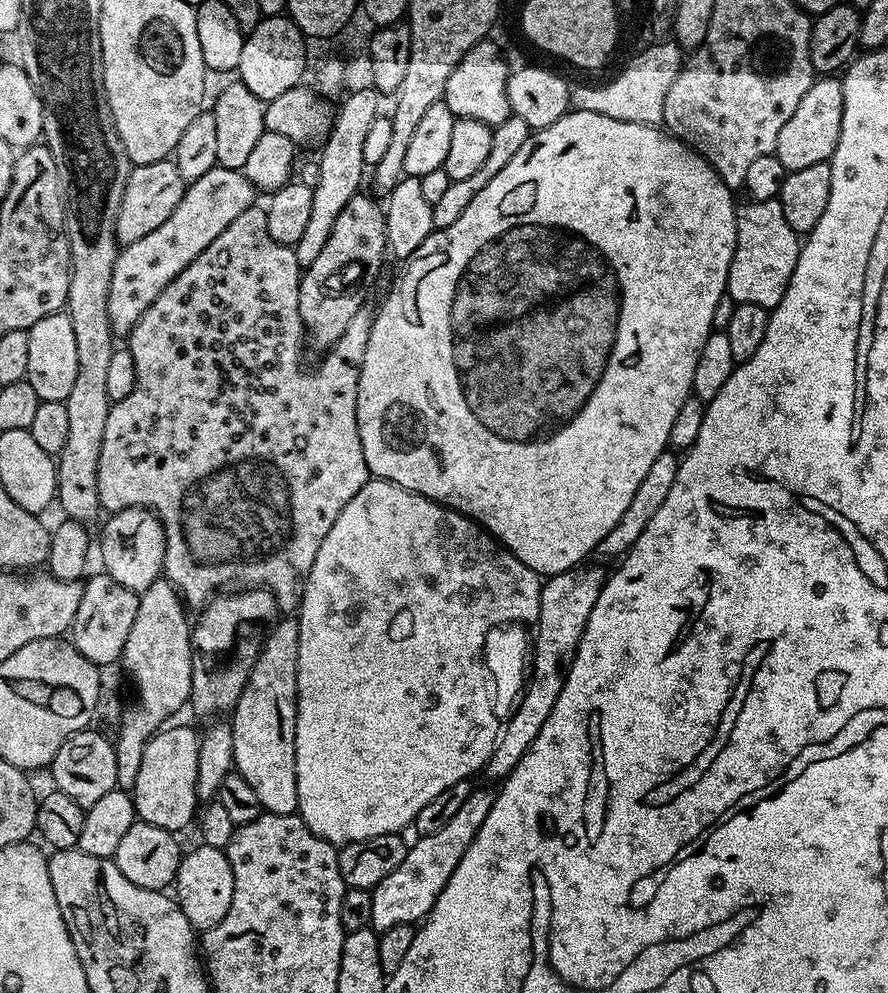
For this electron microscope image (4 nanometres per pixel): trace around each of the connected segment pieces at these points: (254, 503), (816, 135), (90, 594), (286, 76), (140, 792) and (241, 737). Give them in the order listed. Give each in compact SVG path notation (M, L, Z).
M260 206L242 210L242 214L238 214L238 218L234 218L234 222L230 222L230 226L226 226L226 230L222 230L222 234L218 234L218 238L214 238L214 242L210 242L210 246L206 246L206 250L202 250L202 254L198 254L198 258L194 258L194 262L190 262L190 266L186 266L186 270L182 270L182 274L175 276L166 286L166 290L162 290L162 294L158 294L158 298L154 298L154 302L150 302L146 314L142 314L142 318L138 318L138 322L133 326L126 340L126 347L134 358L134 372L136 374L134 390L130 390L130 394L126 394L126 398L113 403L110 414L106 418L106 434L102 437L102 454L98 458L98 494L100 495L101 509L108 514L121 512L127 508L148 508L155 512L162 522L164 537L166 538L163 575L175 586L177 592L180 593L181 600L184 601L189 609L203 609L208 601L213 599L221 590L269 588L274 594L276 607L281 613L295 613L300 607L300 599L308 581L310 566L314 566L314 558L318 558L318 546L322 546L322 538L326 538L326 534L330 534L330 526L334 526L334 518L338 518L338 514L342 514L346 502L350 502L350 498L354 498L354 494L358 494L358 490L362 490L362 486L366 486L370 479L370 473L366 466L366 454L362 454L362 438L358 434L356 403L358 402L360 367L366 358L366 342L370 342L370 330L372 329L372 321L374 319L373 309L370 310L371 307L368 306L360 308L354 318L354 322L350 322L350 326L346 326L346 334L342 334L342 338L338 338L338 342L334 347L327 349L328 364L321 366L320 376L311 376L310 373L304 372L303 366L300 365L300 351L306 348L306 329L302 322L302 314L298 310L298 294L300 293L302 269L296 257L295 247L279 244L270 236L270 230L266 226L267 217L267 211Z
M824 74L813 79L810 90L806 90L806 94L802 94L802 102L798 102L798 110L794 110L794 114L778 134L774 160L784 167L785 173L831 161L834 150L838 146L838 134L842 134L843 109L843 83L832 74Z
M107 574L99 575L89 575L83 581L82 603L78 606L78 614L74 614L70 639L82 658L90 658L90 662L97 666L105 666L115 660L117 663L123 657L126 638L130 638L130 626L134 626L134 617L138 614L140 598Z
M287 15L266 16L257 28L245 35L242 46L242 62L238 69L238 80L259 100L269 101L286 94L286 90L297 87L308 64L306 37L300 27Z
M175 724L161 728L146 742L146 750L142 750L142 766L138 766L137 783L130 789L137 817L150 826L162 826L162 830L173 834L179 833L179 828L186 827L191 820L193 823L198 812L196 783L200 745L197 729Z
M280 618L264 639L256 659L254 670L230 713L234 734L234 768L254 788L263 811L293 815L298 809L296 785L296 663L298 662L298 638L300 625L295 619Z

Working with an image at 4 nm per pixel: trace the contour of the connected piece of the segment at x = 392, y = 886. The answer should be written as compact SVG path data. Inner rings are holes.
M473 787L470 798L462 802L458 814L454 814L454 818L450 818L450 822L446 822L442 830L434 830L434 834L422 836L420 841L413 843L402 866L394 870L394 874L386 874L378 887L371 889L374 902L370 914L371 927L377 933L390 930L390 926L415 925L423 921L434 906L438 894L442 894L450 874L454 874L454 866L458 866L458 862L462 862L462 854L470 850L474 834L482 830L482 822L486 822L486 814L490 814L493 799L493 789Z

